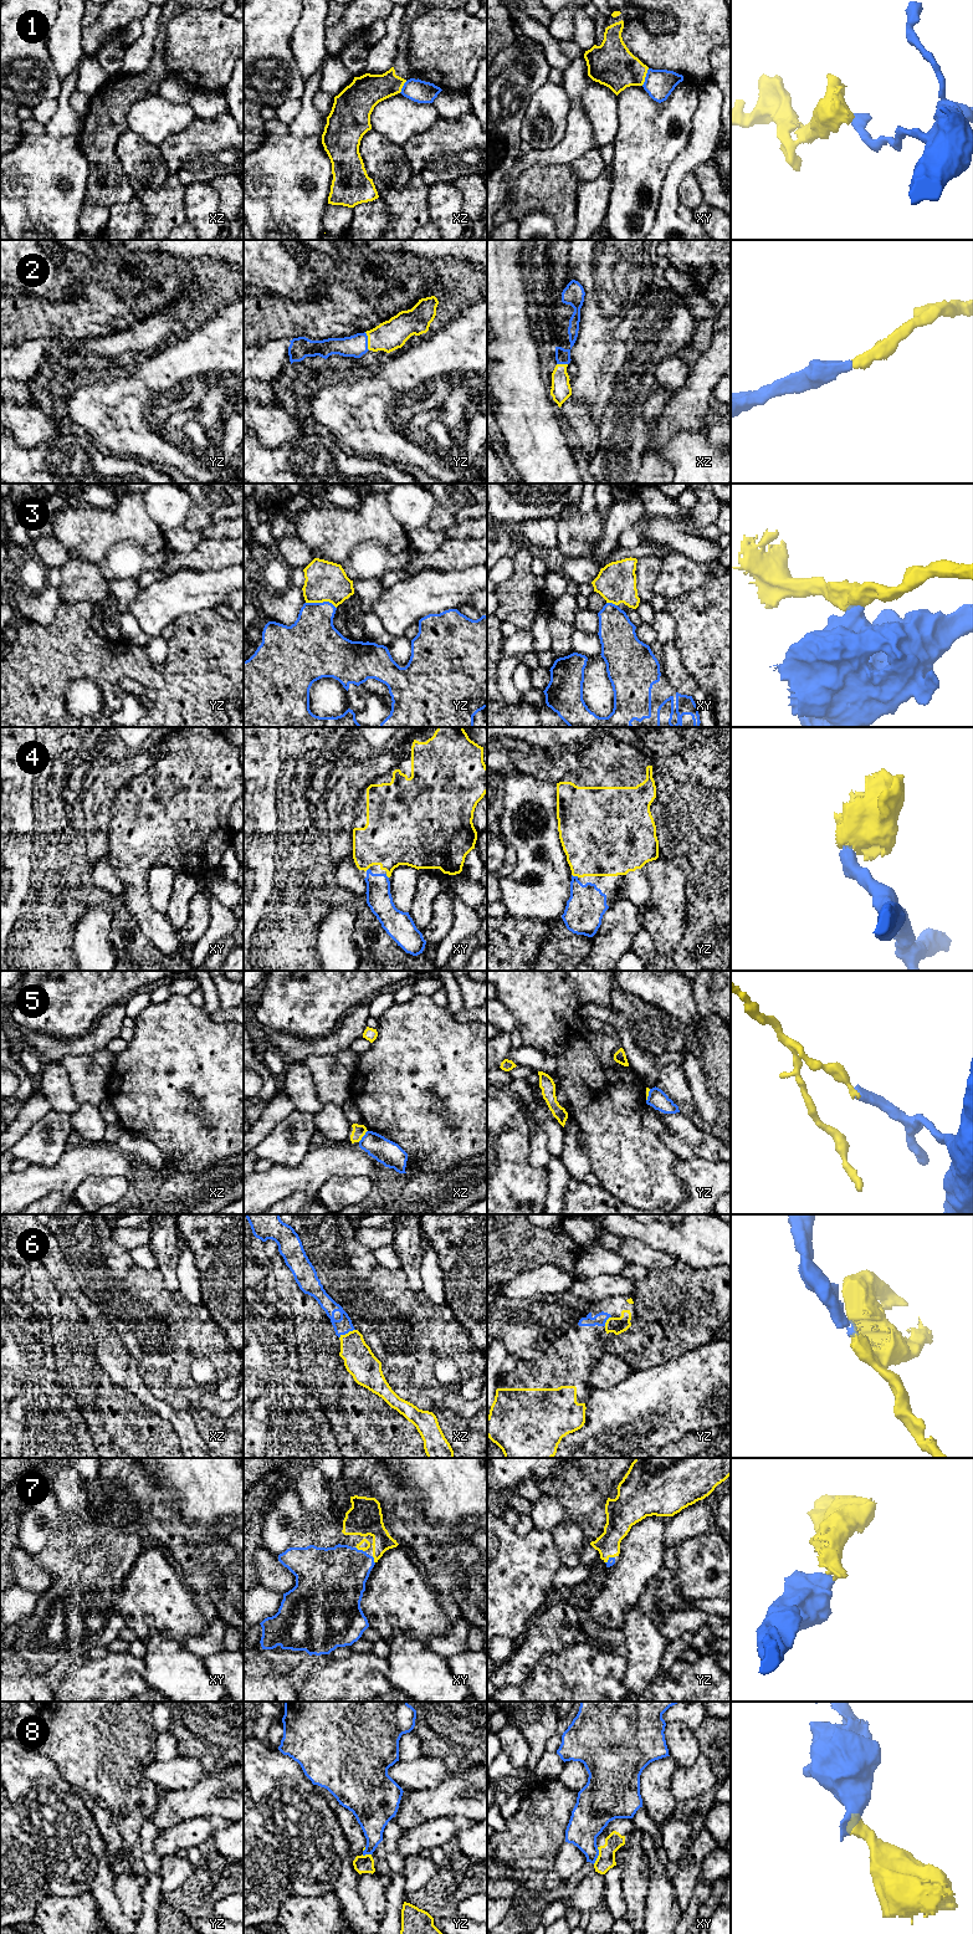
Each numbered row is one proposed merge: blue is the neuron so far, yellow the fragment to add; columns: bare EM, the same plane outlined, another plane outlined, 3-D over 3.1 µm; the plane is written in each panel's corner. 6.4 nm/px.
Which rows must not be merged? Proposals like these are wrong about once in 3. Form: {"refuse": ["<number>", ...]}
{"refuse": ["1", "3", "5", "8"]}

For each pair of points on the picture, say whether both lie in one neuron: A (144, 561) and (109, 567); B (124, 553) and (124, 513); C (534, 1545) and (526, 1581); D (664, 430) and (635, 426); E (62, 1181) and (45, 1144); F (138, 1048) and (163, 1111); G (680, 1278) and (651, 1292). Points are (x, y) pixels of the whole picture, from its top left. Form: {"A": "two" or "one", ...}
{"A": "one", "B": "two", "C": "one", "D": "two", "E": "two", "F": "one", "G": "one"}

